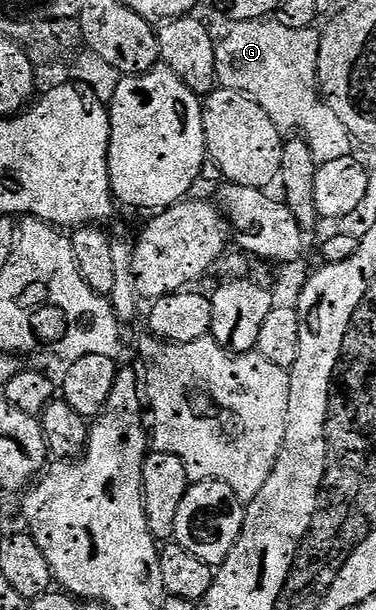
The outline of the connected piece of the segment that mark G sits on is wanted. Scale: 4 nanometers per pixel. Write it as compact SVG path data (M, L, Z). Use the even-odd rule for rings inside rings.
M275 18L233 21L229 26L222 40L220 38L215 43L216 74L219 87L248 93L268 114L268 118L272 120L272 124L278 131L290 134L292 130L300 130L299 133L312 150L315 163L327 164L343 155L349 155L352 150L350 149L351 139L344 135L345 128L340 118L325 101L320 91L318 66L320 42L322 41L321 31L315 27L289 28L278 23Z

